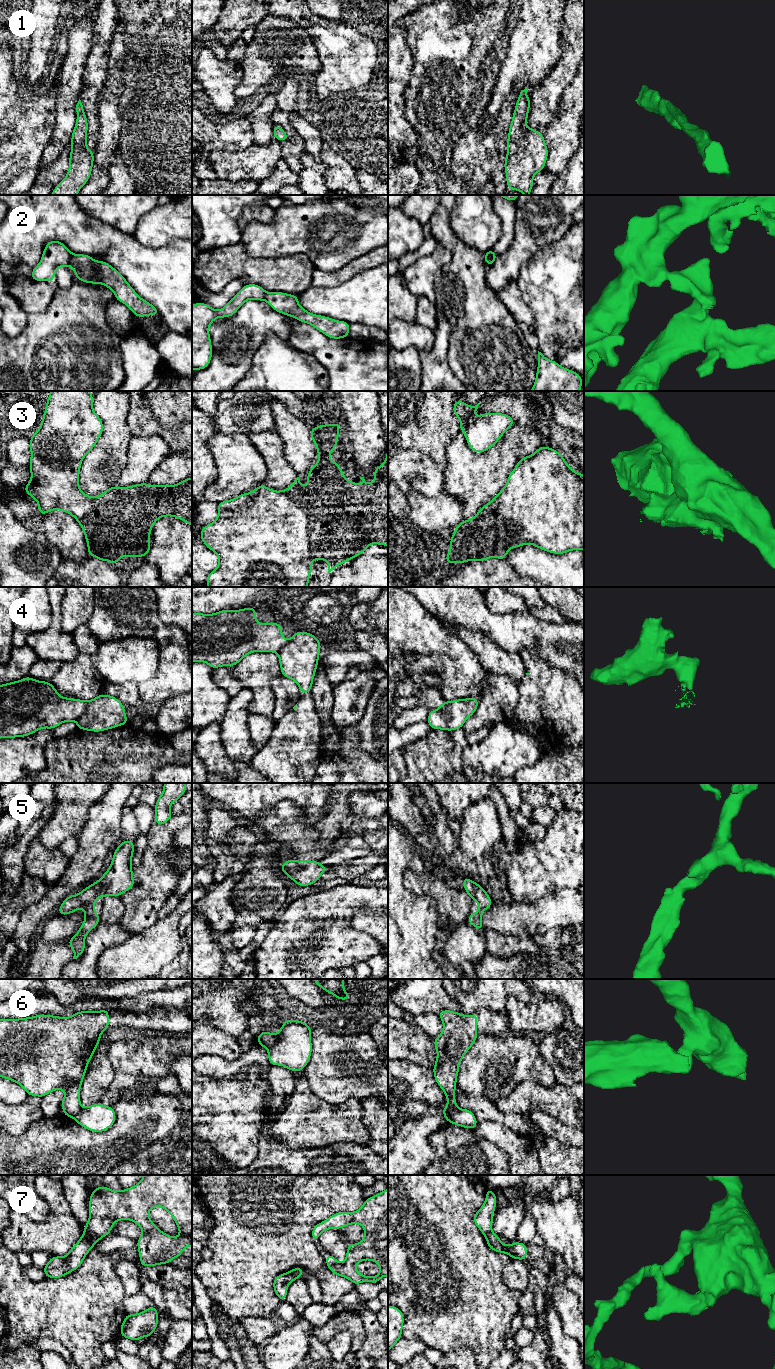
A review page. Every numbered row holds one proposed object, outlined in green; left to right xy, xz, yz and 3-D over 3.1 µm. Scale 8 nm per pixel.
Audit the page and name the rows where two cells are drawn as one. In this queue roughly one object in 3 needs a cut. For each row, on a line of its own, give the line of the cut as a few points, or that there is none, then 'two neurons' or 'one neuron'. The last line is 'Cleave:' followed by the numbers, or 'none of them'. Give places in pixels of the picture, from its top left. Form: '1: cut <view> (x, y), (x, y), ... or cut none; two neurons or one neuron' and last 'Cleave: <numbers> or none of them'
1: cut none; one neuron
2: cut yz (495, 253), (485, 263); two neurons
3: cut xz (284, 490), (297, 496), (297, 505), (305, 514), (310, 561); two neurons
4: cut xy (88, 701), (86, 710), (76, 721); two neurons
5: cut none; one neuron
6: cut xz (276, 1034), (276, 1041), (268, 1049); two neurons
7: cut xy (85, 1229), (100, 1238); two neurons
Cleave: 2, 3, 4, 6, 7

